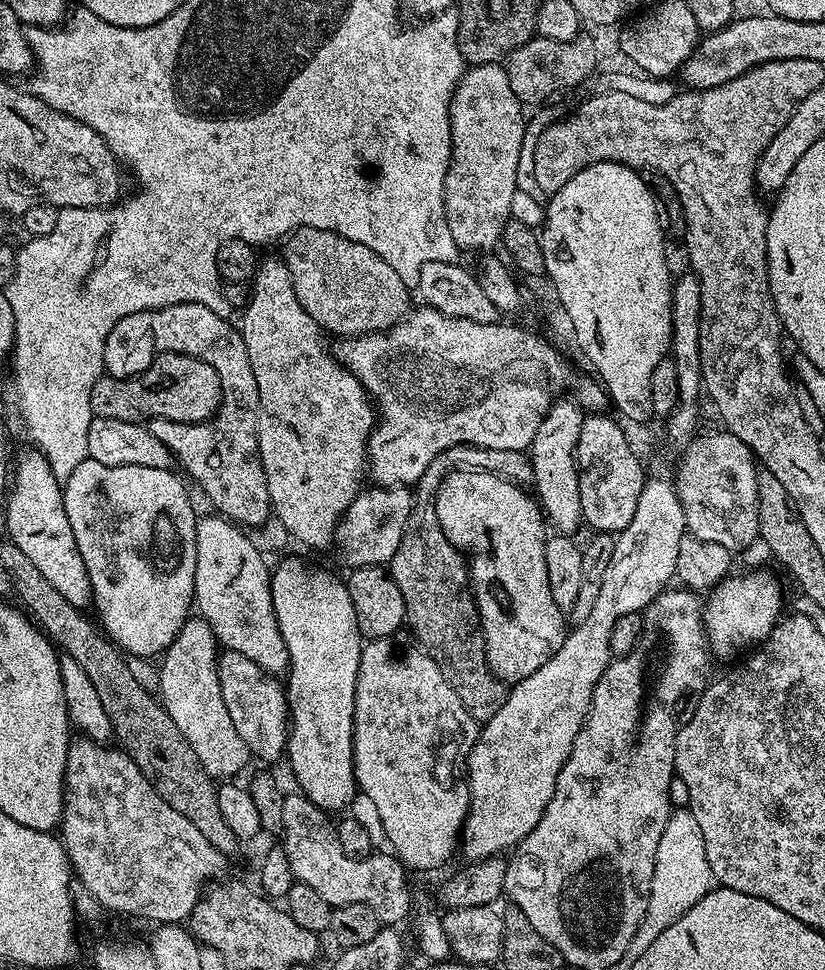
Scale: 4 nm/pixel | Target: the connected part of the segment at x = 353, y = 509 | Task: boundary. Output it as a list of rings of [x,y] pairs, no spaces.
[[[368,486],[360,491],[354,502],[350,502],[350,506],[344,511],[344,517],[340,519],[340,524],[336,528],[334,548],[340,551],[341,558],[348,563],[347,567],[378,568],[391,565],[398,550],[398,542],[402,542],[402,534],[406,530],[413,503],[414,492],[408,486]]]

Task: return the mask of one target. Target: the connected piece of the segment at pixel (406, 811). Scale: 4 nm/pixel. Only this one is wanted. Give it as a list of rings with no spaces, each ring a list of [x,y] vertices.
[[[389,638],[386,640],[368,640],[367,643],[361,647],[360,650],[360,665],[358,666],[358,682],[356,683],[356,697],[354,698],[354,738],[352,739],[352,749],[354,750],[354,770],[356,771],[356,782],[359,791],[365,792],[373,802],[378,805],[378,814],[382,818],[382,827],[386,829],[386,838],[388,839],[387,847],[391,849],[397,860],[404,865],[405,869],[413,870],[412,868],[417,868],[420,872],[428,872],[431,868],[440,868],[448,859],[452,856],[452,851],[457,851],[458,848],[458,837],[461,835],[464,820],[468,816],[468,782],[465,779],[465,765],[468,763],[468,755],[470,750],[474,746],[476,737],[478,735],[478,722],[471,716],[471,714],[466,710],[466,706],[462,702],[462,698],[458,698],[458,694],[450,686],[450,682],[446,677],[440,673],[440,668],[431,658],[425,654],[424,649],[417,646],[415,643],[407,642],[408,644],[399,644],[399,639]]]

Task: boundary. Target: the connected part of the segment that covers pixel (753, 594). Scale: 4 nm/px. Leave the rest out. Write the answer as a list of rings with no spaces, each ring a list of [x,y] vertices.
[[[748,570],[743,573],[745,576],[729,575],[707,593],[702,604],[702,619],[706,644],[713,657],[721,656],[728,660],[743,648],[759,645],[771,634],[776,621],[781,619],[784,592],[779,582],[764,571],[768,570]]]

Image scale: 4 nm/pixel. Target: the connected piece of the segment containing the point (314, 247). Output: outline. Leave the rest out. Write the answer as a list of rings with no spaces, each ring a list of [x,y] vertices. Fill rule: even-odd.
[[[317,228],[295,229],[283,244],[282,259],[290,270],[294,294],[298,294],[302,310],[306,310],[306,314],[310,314],[310,318],[314,318],[314,322],[325,333],[333,332],[336,338],[369,336],[371,332],[387,332],[408,315],[409,285],[404,284],[397,272],[387,264],[386,258],[374,254],[370,246],[362,246],[362,242],[350,242],[336,232]]]

